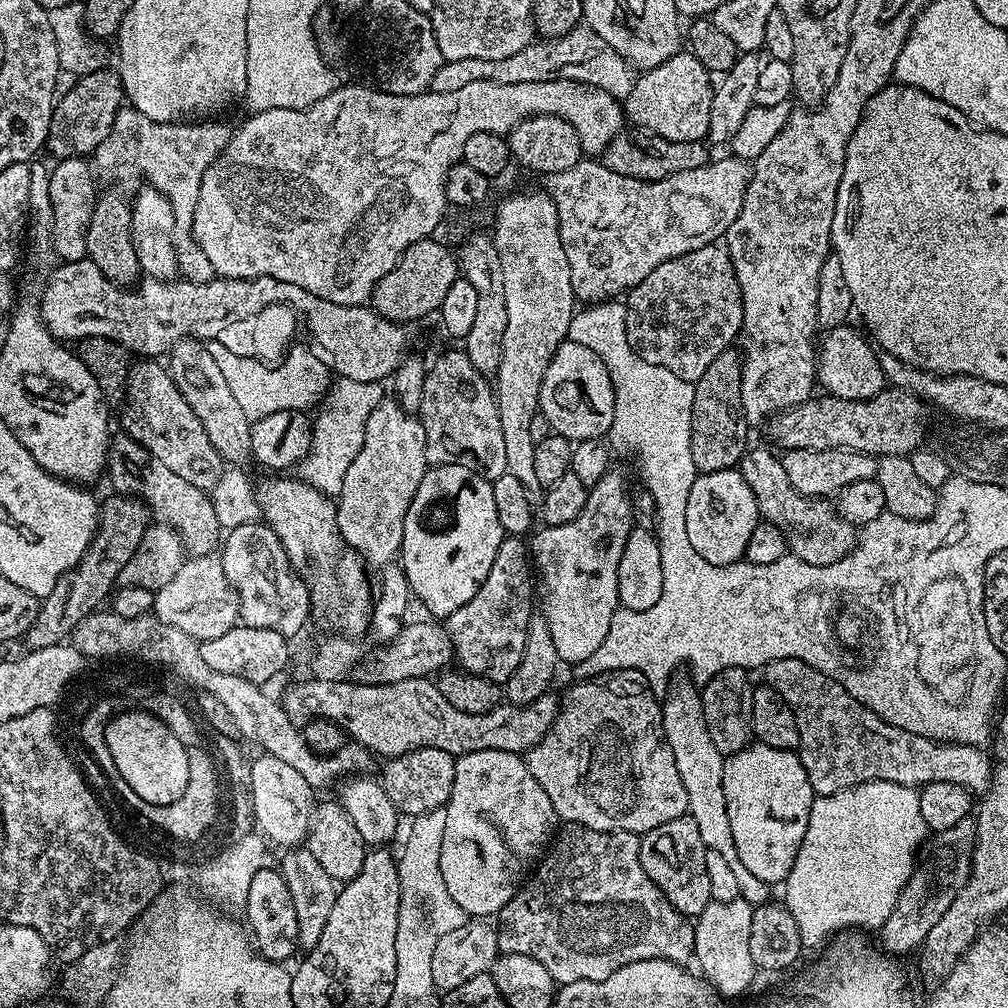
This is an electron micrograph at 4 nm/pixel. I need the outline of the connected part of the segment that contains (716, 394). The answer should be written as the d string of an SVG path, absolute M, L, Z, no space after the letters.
M735 347L728 348L718 354L718 358L710 362L706 374L694 382L690 458L694 458L697 473L735 469L745 454L750 425L742 410L741 359Z

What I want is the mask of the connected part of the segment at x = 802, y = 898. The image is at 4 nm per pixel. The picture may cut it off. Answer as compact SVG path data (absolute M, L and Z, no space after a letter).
M871 780L865 784L859 784L853 788L842 790L838 794L816 796L812 801L810 822L806 826L806 838L802 838L802 846L794 858L794 866L790 866L790 874L784 879L782 885L782 891L784 891L782 903L785 908L790 910L790 914L794 914L794 922L798 922L798 934L802 938L805 949L823 949L833 937L843 933L845 930L864 930L860 928L878 930L883 926L886 922L886 918L890 918L890 914L896 909L898 894L902 894L906 882L912 877L912 872L916 869L918 853L928 835L929 830L926 826L926 822L922 822L922 808L920 806L919 791L905 784L886 782L885 780Z

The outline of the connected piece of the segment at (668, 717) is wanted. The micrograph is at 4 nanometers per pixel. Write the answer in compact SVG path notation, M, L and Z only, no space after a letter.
M673 683L666 693L662 704L662 726L664 736L668 740L670 750L674 754L674 762L678 762L678 774L682 774L682 786L686 786L688 799L687 815L694 818L698 831L702 834L702 842L710 852L722 854L730 862L730 870L734 870L738 878L740 899L757 906L769 903L769 885L762 883L736 856L734 838L730 834L730 814L726 814L726 794L722 790L722 774L726 757L714 746L710 739L710 730L706 726L706 714L702 710L700 692L697 685Z

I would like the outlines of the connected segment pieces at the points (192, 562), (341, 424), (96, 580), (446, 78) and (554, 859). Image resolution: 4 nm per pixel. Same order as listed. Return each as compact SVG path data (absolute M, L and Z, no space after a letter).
M219 555L188 556L184 565L161 588L155 589L152 612L166 626L175 626L182 634L190 634L197 642L218 638L226 630L237 627L240 607L236 592L226 578Z
M343 378L337 379L331 385L319 409L320 417L315 417L314 420L312 449L309 450L308 457L301 460L298 465L299 479L329 498L339 497L342 478L346 478L350 462L354 462L354 458L358 458L358 450L362 450L366 422L370 414L374 414L381 400L385 399L386 392L380 388L383 387L377 382L354 382Z
M112 494L109 497L105 504L103 501L99 505L98 523L90 546L80 561L62 578L58 578L58 586L43 597L38 618L30 626L26 637L29 649L65 643L76 631L78 622L97 611L103 605L100 603L111 597L122 574L122 566L126 566L134 550L138 550L138 542L142 542L142 534L150 524L148 509L135 496Z
M579 26L552 39L537 39L535 42L518 50L518 54L510 54L510 58L462 58L449 60L434 74L431 91L449 92L459 90L462 86L470 86L470 82L498 82L513 84L514 82L546 82L547 80L573 80L575 84L587 84L589 88L601 88L606 94L624 98L631 92L637 73L631 64L606 42L606 38L598 38L593 28Z
M581 824L561 827L546 855L498 913L499 920L496 937L501 953L526 954L526 958L542 962L557 985L605 980L614 970L639 960L669 960L687 965L694 956L695 923L674 910L662 890L642 870L640 836L635 832L599 832Z

